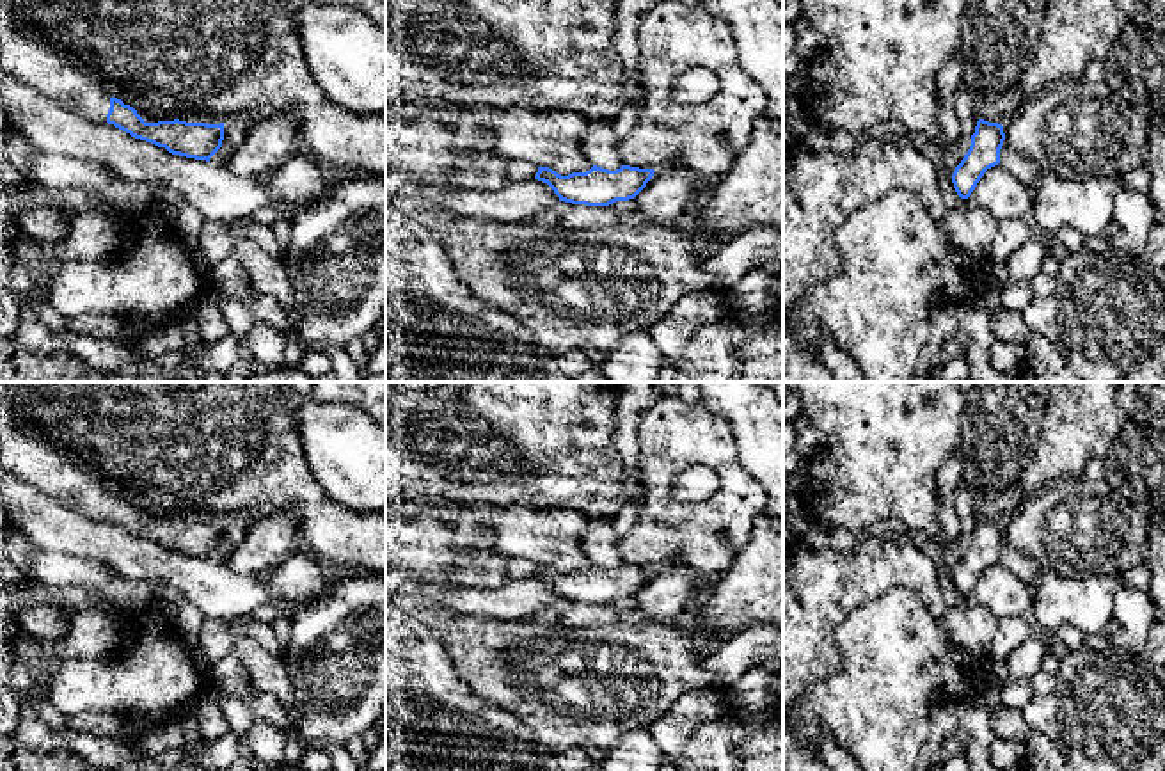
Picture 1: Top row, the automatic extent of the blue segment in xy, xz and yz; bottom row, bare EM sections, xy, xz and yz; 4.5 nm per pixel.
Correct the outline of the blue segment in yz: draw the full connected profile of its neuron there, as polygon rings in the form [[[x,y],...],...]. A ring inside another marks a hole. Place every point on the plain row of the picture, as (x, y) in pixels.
[[[977,519],[971,544],[952,572],[952,581],[961,597],[968,597],[984,570],[1000,561],[1005,531],[998,521]]]

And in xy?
[[[0,416],[0,462],[44,496],[94,519],[108,521],[135,537],[172,552],[206,558],[222,545],[224,521],[146,521],[133,505],[110,496],[98,481],[57,448],[27,435],[9,416]]]

